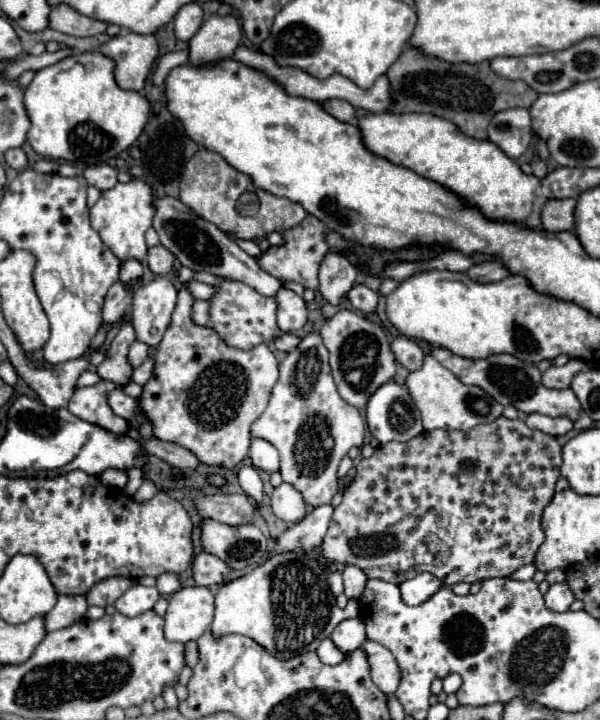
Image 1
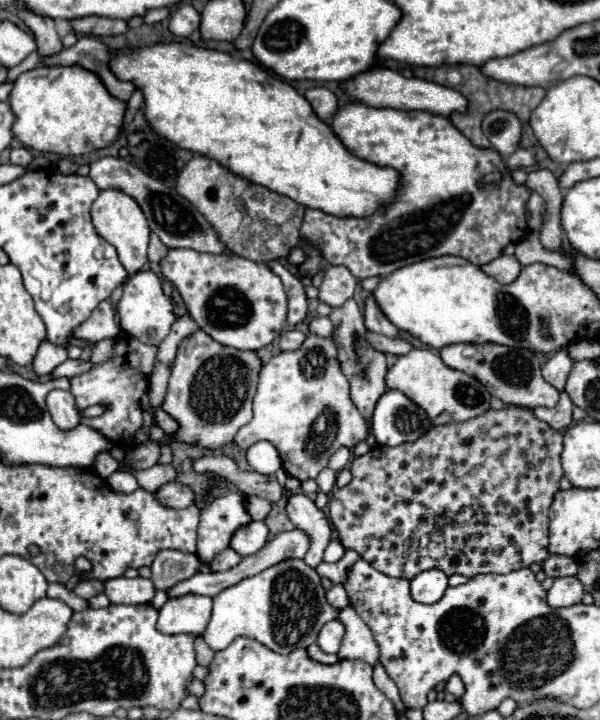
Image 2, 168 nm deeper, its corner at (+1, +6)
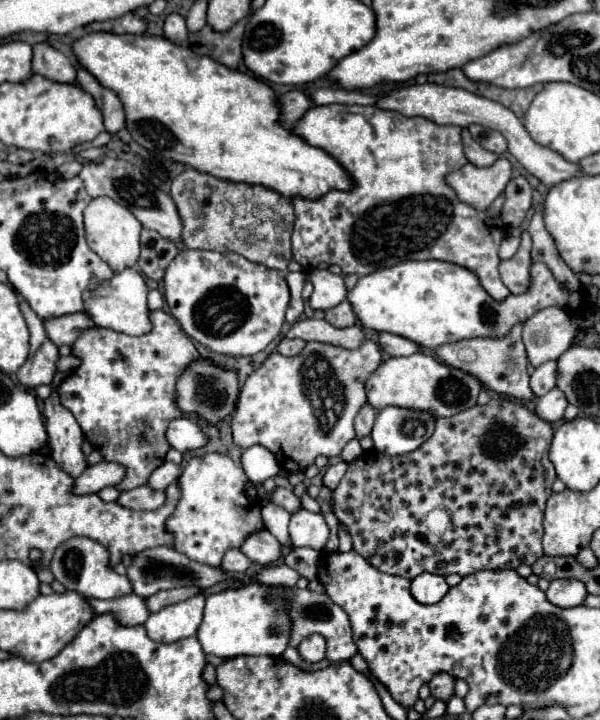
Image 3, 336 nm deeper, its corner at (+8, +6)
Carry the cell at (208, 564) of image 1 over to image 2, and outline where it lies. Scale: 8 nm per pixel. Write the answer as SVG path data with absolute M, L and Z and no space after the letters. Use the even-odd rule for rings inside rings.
M227 548L221 554L217 554L217 558L209 564L209 568L213 572L223 572L223 570L229 570L229 568L237 566L239 562L241 562L241 556L233 548Z

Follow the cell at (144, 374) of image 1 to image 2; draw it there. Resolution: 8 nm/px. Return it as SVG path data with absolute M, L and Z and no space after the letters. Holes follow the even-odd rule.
M151 270L137 272L133 278L125 280L123 294L121 294L119 302L115 304L115 310L119 314L119 326L123 328L123 332L129 334L129 336L135 336L139 340L143 340L145 344L155 344L157 346L169 334L171 324L175 322L173 304L163 294L161 280Z

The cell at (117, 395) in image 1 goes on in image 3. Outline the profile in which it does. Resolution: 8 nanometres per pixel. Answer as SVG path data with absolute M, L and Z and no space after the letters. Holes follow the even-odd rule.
M174 418L168 424L166 438L170 446L180 452L188 452L206 444L206 436L196 426L196 420L190 420L190 418Z

